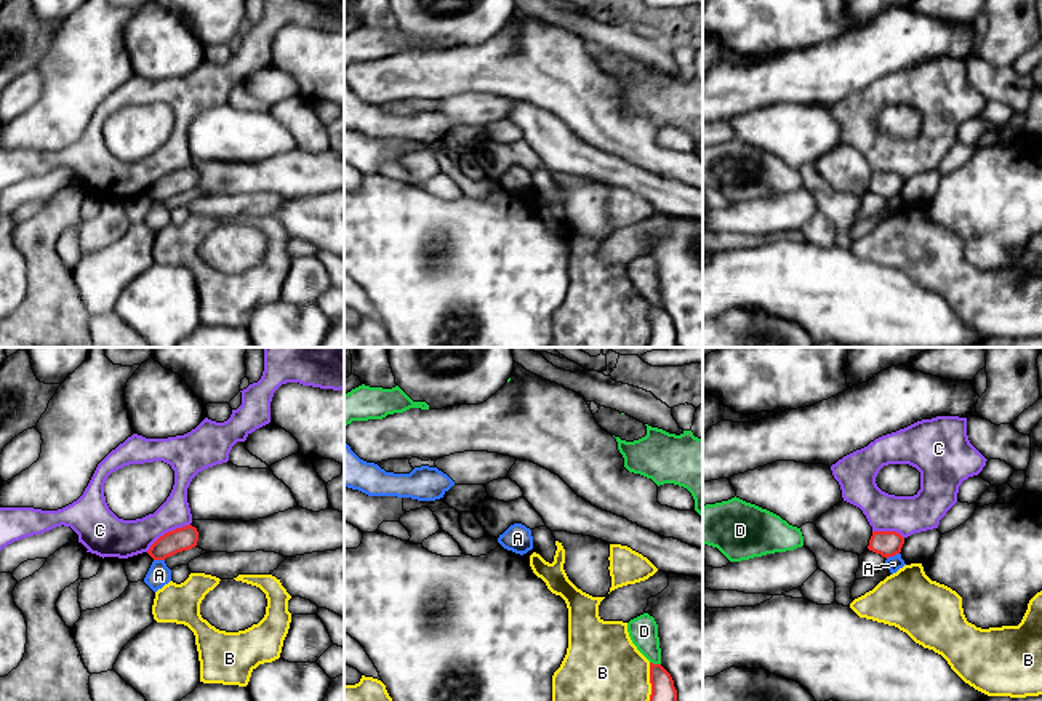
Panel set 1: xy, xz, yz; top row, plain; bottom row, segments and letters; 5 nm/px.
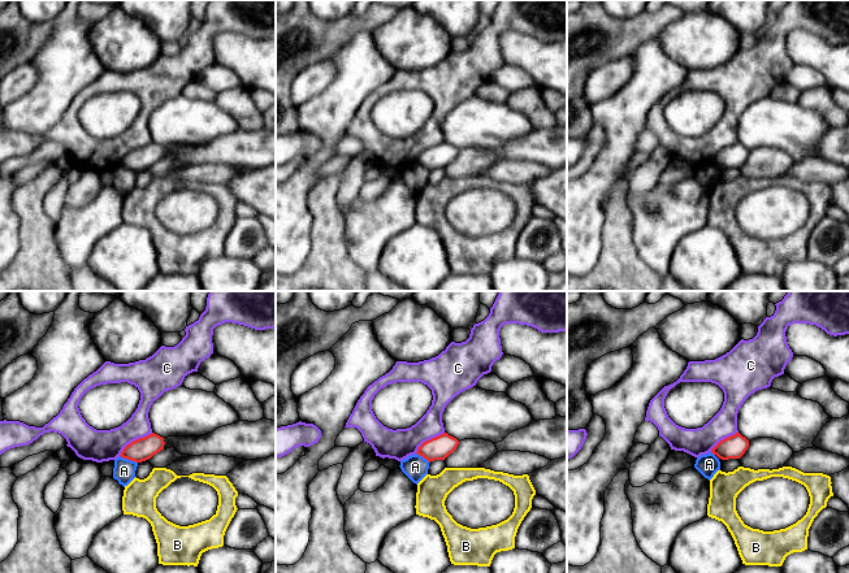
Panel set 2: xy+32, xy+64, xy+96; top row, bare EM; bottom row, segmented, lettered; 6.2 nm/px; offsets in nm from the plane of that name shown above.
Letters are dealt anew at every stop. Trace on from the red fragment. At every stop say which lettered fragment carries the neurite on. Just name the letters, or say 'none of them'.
none of them

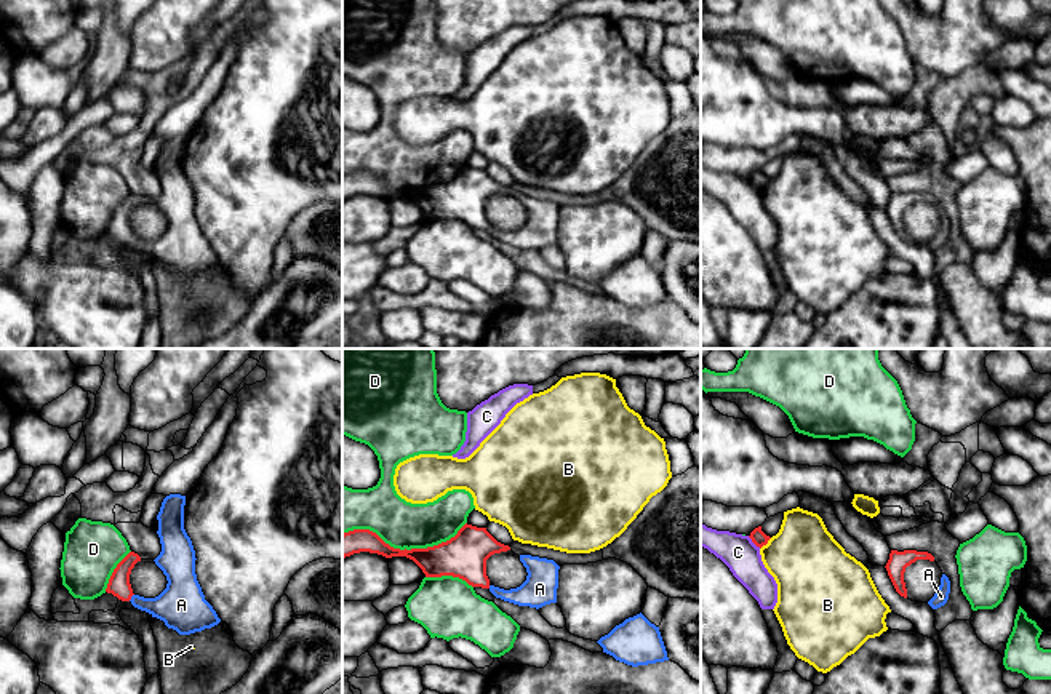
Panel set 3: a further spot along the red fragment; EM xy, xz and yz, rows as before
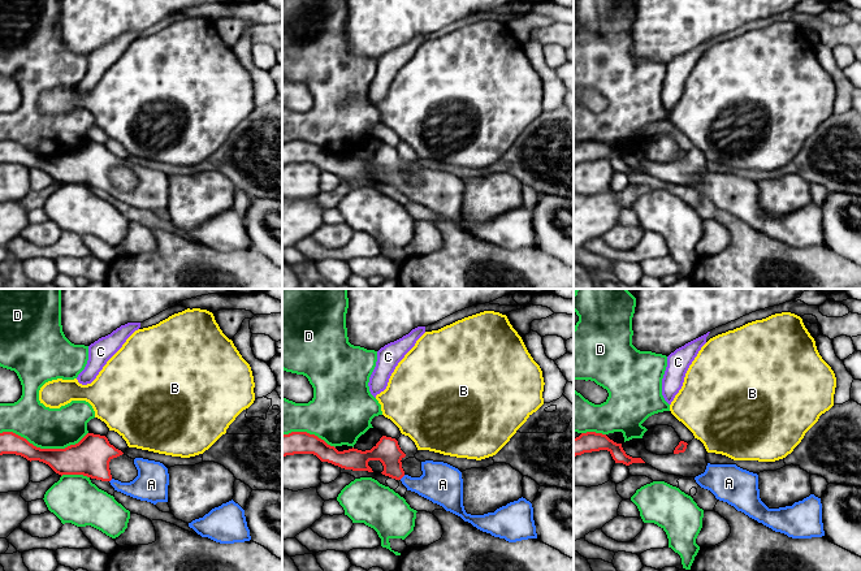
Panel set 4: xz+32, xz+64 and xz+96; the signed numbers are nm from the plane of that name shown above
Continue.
A

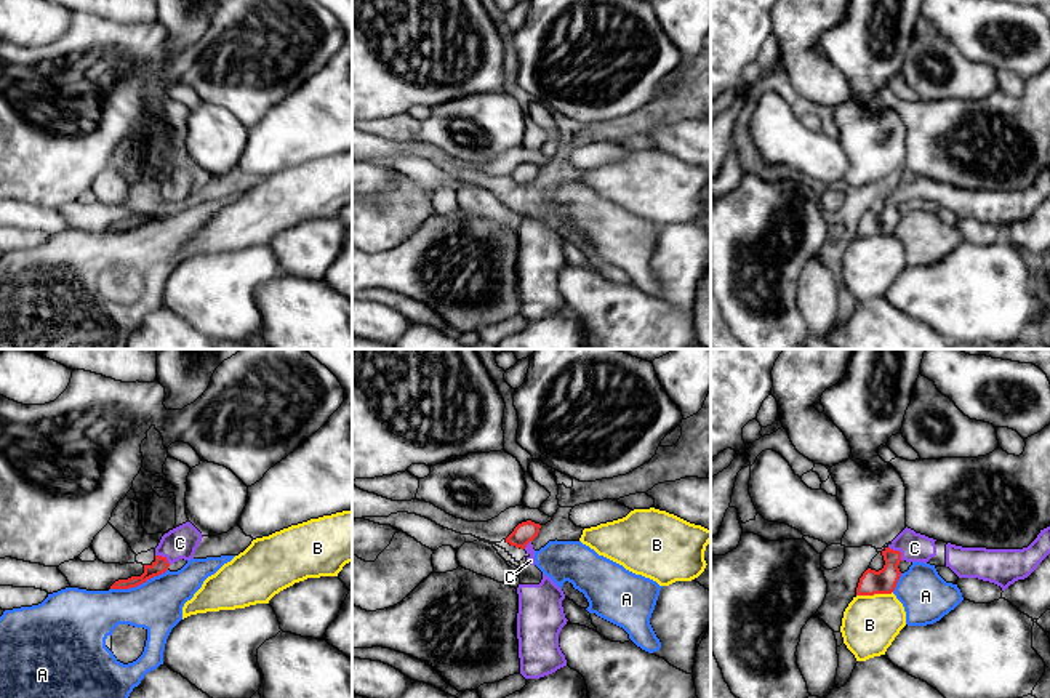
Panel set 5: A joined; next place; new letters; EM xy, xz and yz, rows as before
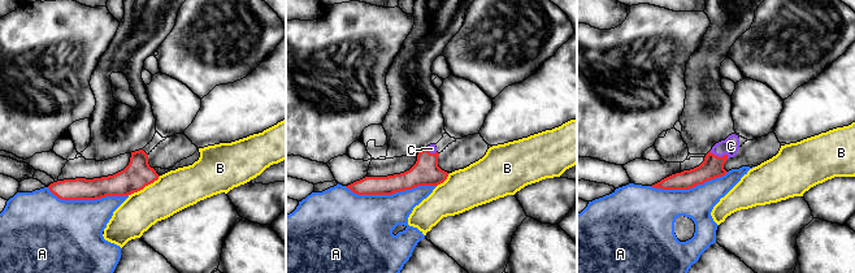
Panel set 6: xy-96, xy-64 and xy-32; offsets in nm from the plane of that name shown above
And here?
C

